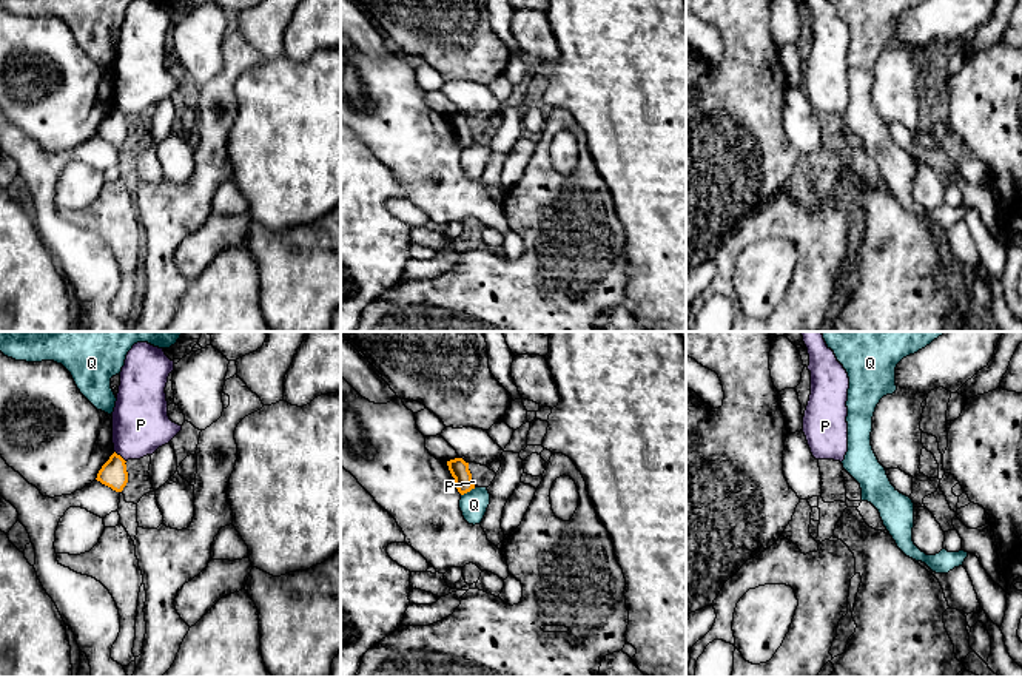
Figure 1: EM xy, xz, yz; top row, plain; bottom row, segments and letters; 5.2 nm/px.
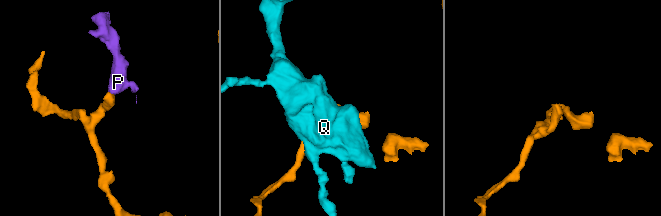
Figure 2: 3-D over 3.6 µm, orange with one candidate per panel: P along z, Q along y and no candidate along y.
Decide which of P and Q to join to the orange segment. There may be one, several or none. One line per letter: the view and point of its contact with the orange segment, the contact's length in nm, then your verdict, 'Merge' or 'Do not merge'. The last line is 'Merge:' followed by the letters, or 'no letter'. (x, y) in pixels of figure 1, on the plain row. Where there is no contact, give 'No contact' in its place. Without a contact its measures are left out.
P: Touches orange at xy (121, 111). Shared border 90 nm. Do not merge
Q: Touches orange at xz (467, 145). Shared border 90 nm. Do not merge
Merge: no letter

